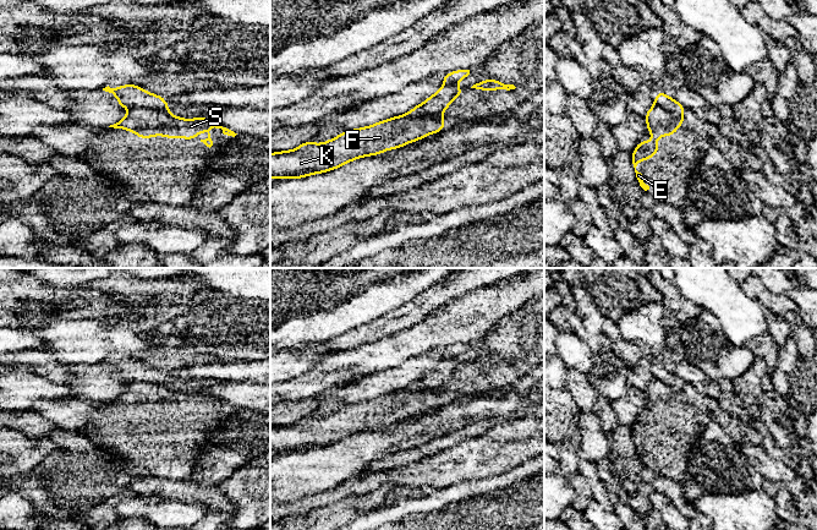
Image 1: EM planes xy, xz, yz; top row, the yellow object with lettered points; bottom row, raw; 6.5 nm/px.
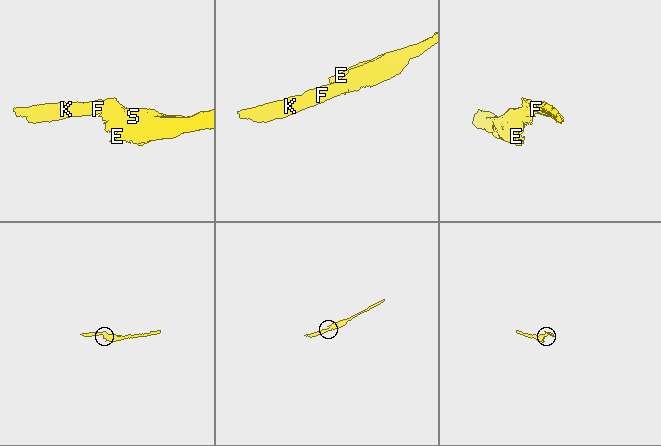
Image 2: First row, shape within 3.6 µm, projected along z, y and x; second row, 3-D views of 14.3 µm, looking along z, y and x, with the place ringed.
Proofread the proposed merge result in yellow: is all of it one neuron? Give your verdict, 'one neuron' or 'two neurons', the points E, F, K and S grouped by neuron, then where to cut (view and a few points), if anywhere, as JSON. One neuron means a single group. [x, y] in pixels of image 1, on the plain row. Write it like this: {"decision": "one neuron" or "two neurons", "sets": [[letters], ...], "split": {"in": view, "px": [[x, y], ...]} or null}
{"decision": "two neurons", "sets": [["E", "S"], ["F", "K"]], "split": {"in": "xz", "px": [[442, 386], [411, 392], [402, 389]]}}

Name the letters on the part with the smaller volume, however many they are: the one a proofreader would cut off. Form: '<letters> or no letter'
F, K

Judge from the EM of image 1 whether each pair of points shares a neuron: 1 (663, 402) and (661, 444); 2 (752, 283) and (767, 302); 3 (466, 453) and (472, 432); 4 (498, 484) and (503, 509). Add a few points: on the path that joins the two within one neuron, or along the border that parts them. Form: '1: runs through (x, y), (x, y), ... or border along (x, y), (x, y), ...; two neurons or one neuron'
1: runs through (663, 413), (663, 433); one neuron
2: runs through (755, 288), (765, 298); one neuron
3: border along (473, 437), (466, 438), (444, 452); two neurons
4: border along (526, 479), (520, 479), (506, 487), (472, 497); two neurons

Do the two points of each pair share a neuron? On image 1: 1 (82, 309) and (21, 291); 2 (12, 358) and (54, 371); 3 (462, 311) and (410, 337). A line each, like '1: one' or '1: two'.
1: one
2: one
3: one

